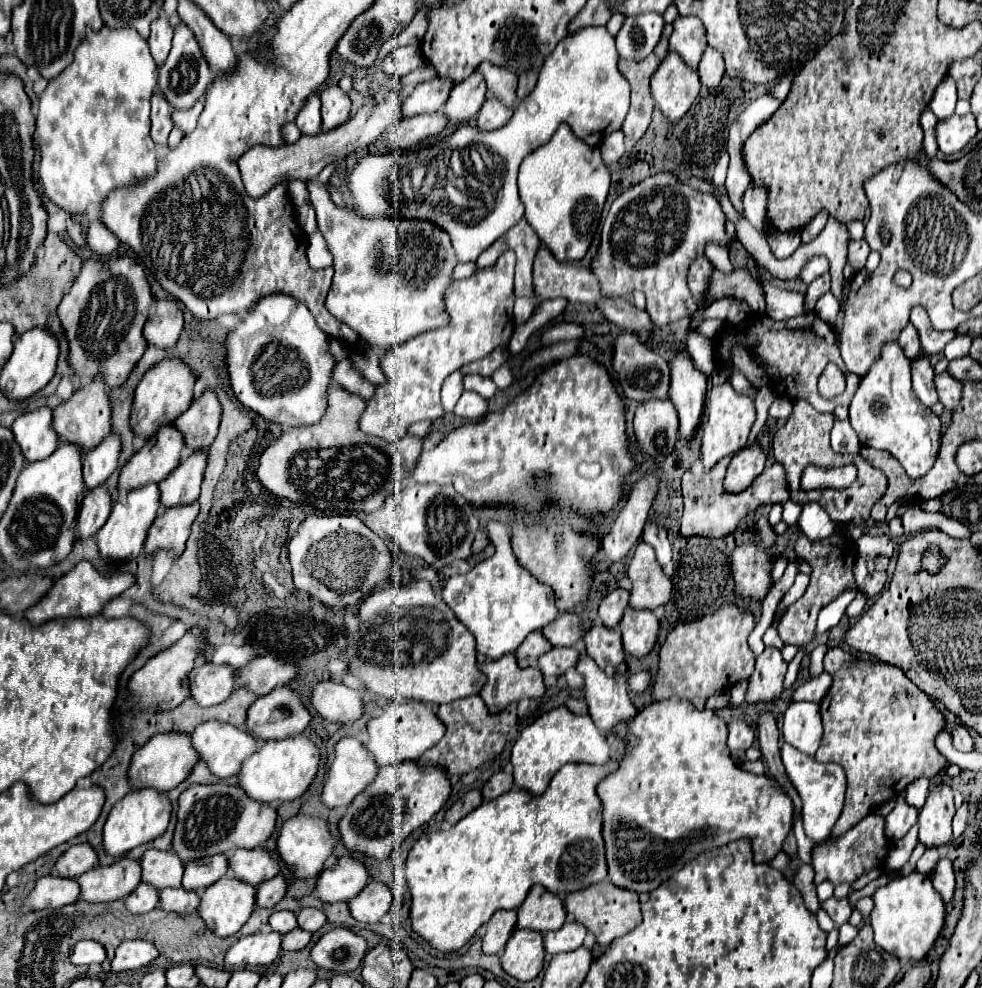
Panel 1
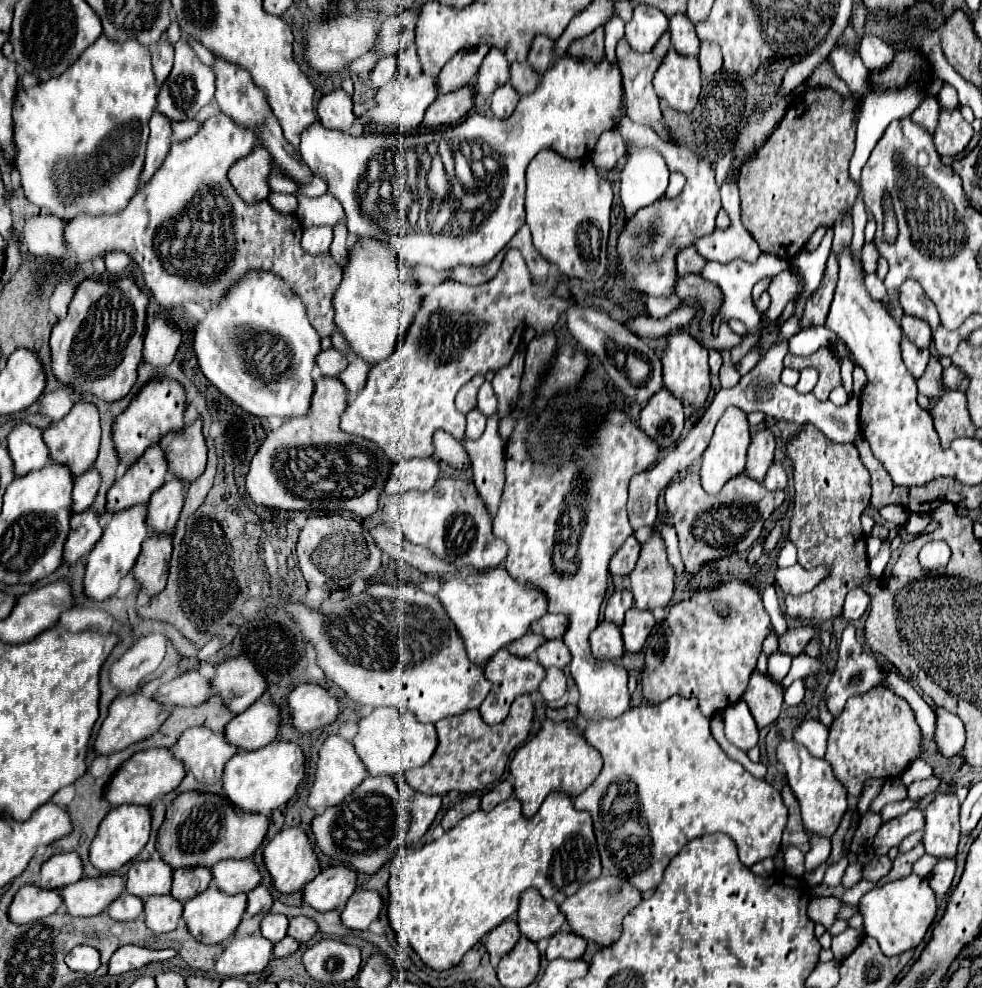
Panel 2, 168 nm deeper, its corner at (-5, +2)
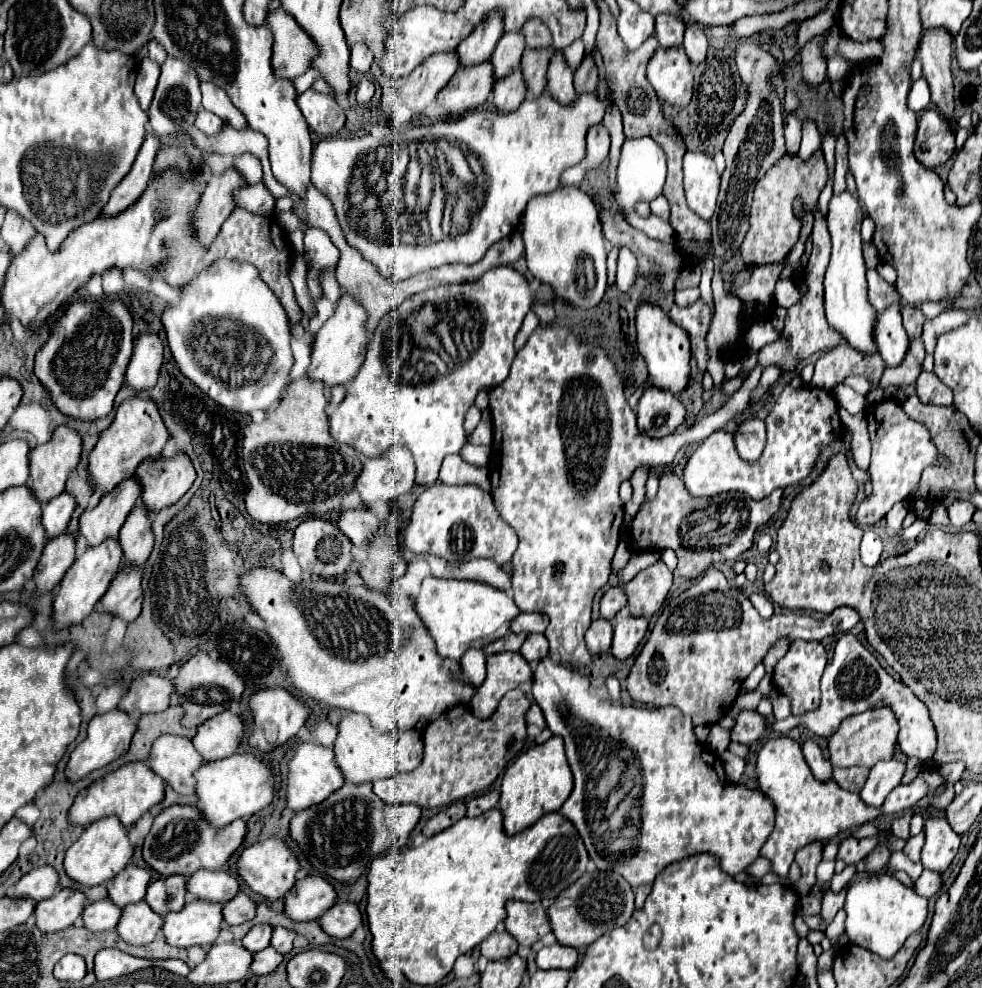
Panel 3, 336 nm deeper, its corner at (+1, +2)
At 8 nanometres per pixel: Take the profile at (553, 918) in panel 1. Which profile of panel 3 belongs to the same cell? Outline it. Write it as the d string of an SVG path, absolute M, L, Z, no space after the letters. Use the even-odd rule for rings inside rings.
M508 900L506 912L506 930L516 938L520 946L528 948L552 930L548 914L540 902Z

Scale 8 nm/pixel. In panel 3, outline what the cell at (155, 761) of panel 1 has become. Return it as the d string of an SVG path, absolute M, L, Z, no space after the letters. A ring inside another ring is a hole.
M128 762L118 770L106 774L104 778L96 780L82 792L78 792L70 810L70 820L72 824L88 826L102 816L114 814L120 818L120 822L126 828L130 828L144 812L148 812L152 806L156 806L164 798L164 788L166 788L166 782L160 780L160 776L156 776L156 772L146 762Z

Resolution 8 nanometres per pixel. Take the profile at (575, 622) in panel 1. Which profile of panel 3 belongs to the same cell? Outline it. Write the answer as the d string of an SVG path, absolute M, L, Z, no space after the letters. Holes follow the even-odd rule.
M522 612L516 622L512 622L512 632L544 632L548 626L548 614L544 612Z

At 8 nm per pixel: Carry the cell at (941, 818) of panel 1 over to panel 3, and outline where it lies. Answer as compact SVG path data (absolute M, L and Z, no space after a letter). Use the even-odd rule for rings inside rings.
M944 816L926 818L924 834L926 834L926 842L920 858L924 868L944 872L958 852L960 836L950 828Z

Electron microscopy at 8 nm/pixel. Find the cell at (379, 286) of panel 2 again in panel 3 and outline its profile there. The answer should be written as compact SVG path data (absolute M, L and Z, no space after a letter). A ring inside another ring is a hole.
M344 292L336 304L336 312L324 322L324 326L316 334L314 348L312 348L312 364L308 368L308 376L312 380L326 382L326 388L350 382L366 360L368 344L372 338L372 332L368 330L366 324L368 324L366 308L352 294Z

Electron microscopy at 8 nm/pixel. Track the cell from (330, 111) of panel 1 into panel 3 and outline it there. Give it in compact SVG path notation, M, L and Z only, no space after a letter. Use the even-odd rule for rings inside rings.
M310 88L298 96L298 106L308 126L322 138L336 136L344 128L346 112L336 104L332 94L320 94Z

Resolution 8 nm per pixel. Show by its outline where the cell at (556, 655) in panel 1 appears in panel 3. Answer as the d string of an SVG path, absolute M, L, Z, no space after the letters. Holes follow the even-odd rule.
M530 634L524 642L524 646L520 648L520 654L524 654L524 658L528 662L534 662L534 660L542 660L548 656L548 640L544 634Z

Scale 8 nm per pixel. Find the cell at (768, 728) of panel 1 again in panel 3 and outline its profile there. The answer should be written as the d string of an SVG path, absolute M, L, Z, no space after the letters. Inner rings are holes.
M806 844L796 852L796 864L802 868L802 878L796 882L794 890L800 896L806 896L808 890L816 884L816 866L820 862L820 844Z

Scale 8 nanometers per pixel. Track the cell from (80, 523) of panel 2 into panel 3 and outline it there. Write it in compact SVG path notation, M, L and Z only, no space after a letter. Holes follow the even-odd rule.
M68 532L52 538L42 554L42 560L36 568L34 582L38 592L52 590L60 584L66 570L72 566L76 558L76 538Z

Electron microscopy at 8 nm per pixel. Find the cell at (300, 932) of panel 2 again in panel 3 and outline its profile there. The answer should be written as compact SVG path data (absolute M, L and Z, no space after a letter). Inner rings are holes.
M276 926L274 928L274 934L272 934L272 946L276 950L280 950L280 954L288 954L292 950L292 942L298 934L294 930L288 930L288 928L282 928L282 926Z

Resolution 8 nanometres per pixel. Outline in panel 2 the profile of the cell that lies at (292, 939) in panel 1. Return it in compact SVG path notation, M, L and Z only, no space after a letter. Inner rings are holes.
M286 936L284 940L280 940L278 944L274 944L274 958L284 958L284 956L288 956L288 954L292 954L292 952L296 952L298 950L298 942L294 940L294 938L290 938L290 936Z

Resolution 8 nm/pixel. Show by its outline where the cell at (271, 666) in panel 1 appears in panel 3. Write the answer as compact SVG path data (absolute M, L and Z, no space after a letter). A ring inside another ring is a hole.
M198 652L186 664L182 664L178 678L174 680L176 694L172 694L172 704L180 704L186 710L184 726L200 726L208 718L220 714L230 706L232 700L240 700L246 684L238 676L238 672L222 660L210 660L208 654Z

